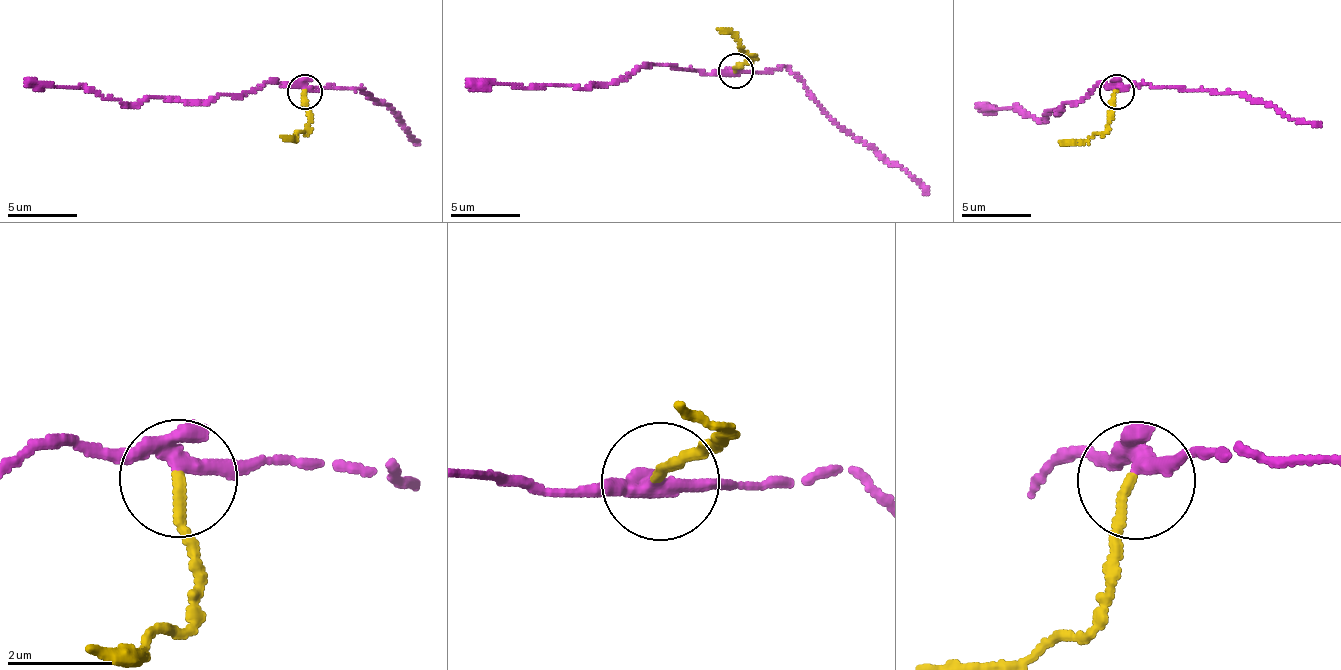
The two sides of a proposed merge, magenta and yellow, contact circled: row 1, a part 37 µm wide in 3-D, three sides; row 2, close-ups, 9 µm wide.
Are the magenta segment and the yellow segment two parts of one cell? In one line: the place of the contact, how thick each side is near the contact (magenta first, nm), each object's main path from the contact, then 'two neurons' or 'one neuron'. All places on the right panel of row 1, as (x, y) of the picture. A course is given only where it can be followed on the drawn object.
at (1117, 92); 320 nm thick on the magenta side, 180 nm on the other; magenta runs (1117, 91), (1094, 86), (1077, 102), (1045, 111), (1046, 119), (1024, 117), (1016, 108), (983, 111), (976, 104); yellow runs (1117, 91), (1106, 129), (1083, 140), (1059, 141); two neurons

